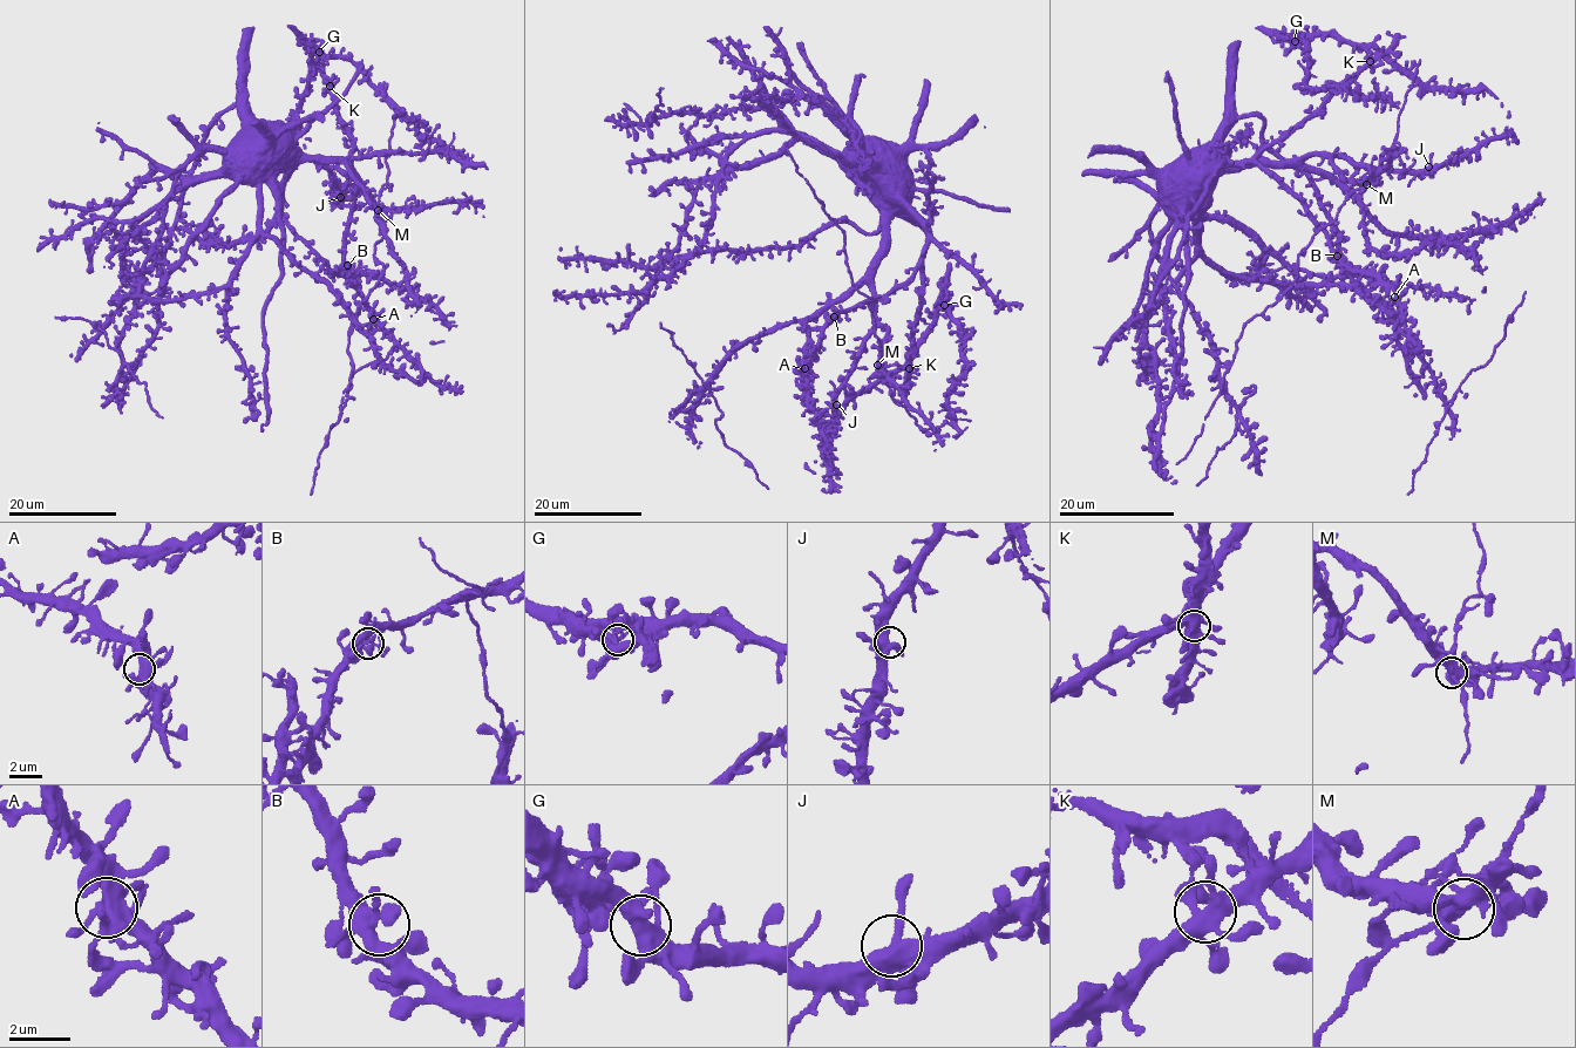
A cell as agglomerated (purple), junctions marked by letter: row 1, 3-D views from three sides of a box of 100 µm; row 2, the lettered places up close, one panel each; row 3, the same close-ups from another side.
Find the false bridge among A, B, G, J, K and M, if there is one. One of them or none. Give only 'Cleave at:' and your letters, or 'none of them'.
Cleave at: none of them

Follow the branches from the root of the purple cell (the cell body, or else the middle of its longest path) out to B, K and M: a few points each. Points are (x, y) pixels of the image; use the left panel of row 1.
B: (239, 138), (246, 147), (278, 154), (300, 152), (352, 162), (358, 178), (345, 242), (347, 265)
K: (239, 138), (246, 147), (264, 147), (278, 154), (300, 152), (351, 162), (355, 149), (330, 86)
M: (239, 138), (251, 145), (279, 148), (300, 158), (340, 169), (378, 205), (378, 210)

